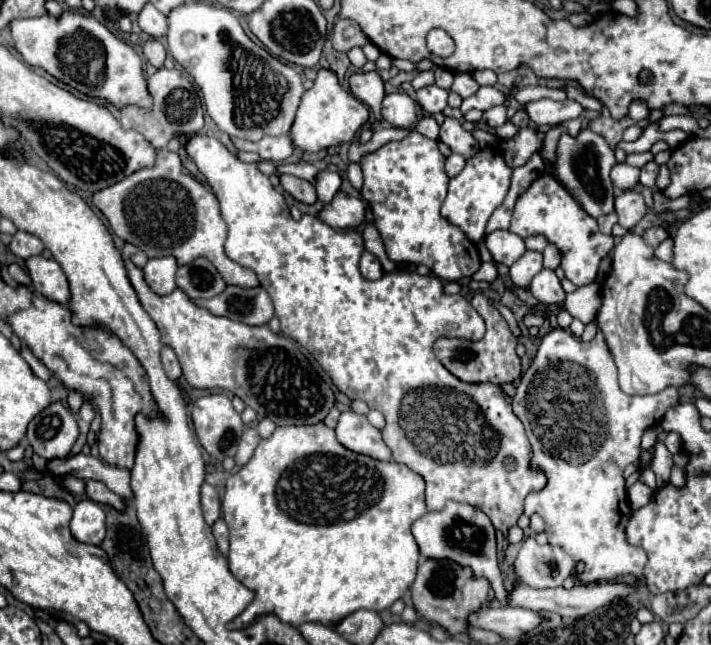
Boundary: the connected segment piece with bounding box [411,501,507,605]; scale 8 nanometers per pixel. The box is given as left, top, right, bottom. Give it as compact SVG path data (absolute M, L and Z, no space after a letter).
M451 501L443 511L429 511L423 517L419 517L413 523L411 531L419 545L421 555L433 559L451 559L459 565L469 565L477 577L489 579L497 601L501 605L507 603L507 591L503 587L501 571L497 565L497 553L495 553L495 529L483 511L471 505Z

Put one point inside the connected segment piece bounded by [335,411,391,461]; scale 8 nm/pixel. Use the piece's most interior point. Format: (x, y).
(354, 431)

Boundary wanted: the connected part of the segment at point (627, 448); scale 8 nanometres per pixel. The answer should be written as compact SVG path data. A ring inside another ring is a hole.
M555 329L547 333L537 349L537 355L531 367L523 373L521 383L517 385L517 395L513 397L513 411L523 409L523 423L533 445L535 469L547 473L545 489L531 493L525 503L535 503L535 513L545 519L545 533L551 545L559 545L575 561L585 563L585 571L579 577L583 583L593 581L615 581L621 575L633 575L637 581L643 577L643 567L647 555L641 547L633 547L625 541L625 521L631 513L623 469L629 463L639 461L639 443L647 427L655 427L665 411L677 405L679 393L675 387L667 387L655 395L631 397L619 389L617 369L613 357L603 341L603 335L597 333L589 343L573 337L565 329Z

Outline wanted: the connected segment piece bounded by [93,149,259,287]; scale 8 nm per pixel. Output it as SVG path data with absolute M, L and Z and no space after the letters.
M159 149L153 167L139 169L123 181L97 191L93 203L107 217L113 233L145 251L147 257L173 255L177 265L205 257L217 267L227 285L259 287L259 279L251 269L241 267L225 255L223 243L227 239L227 225L221 219L219 201L207 185L183 171L177 153Z

